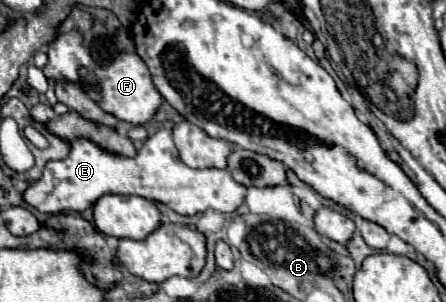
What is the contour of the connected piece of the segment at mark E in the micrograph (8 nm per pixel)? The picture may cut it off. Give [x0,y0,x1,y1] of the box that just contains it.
[23,129,247,215]

